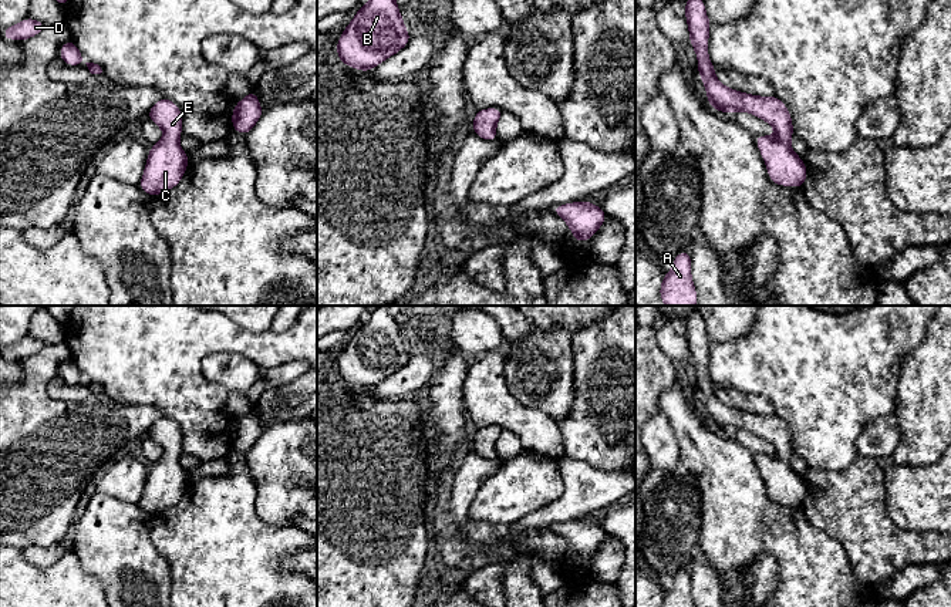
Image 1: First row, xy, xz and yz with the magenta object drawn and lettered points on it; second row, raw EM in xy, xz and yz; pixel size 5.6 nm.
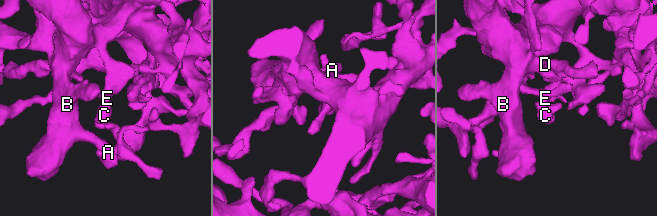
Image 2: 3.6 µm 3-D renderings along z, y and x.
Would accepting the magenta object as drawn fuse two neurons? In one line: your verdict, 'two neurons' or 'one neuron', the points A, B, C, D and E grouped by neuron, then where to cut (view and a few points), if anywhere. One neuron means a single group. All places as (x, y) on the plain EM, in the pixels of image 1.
one neuron; A B C D E; no cut

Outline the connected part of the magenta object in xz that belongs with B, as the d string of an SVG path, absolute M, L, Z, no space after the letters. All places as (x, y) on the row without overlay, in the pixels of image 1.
M374 306L370 320L358 327L337 360L338 380L367 391L402 368L409 358L411 354L395 320L394 306Z

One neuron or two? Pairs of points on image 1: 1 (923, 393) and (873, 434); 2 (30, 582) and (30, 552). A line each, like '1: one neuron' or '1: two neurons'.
1: two neurons
2: two neurons

